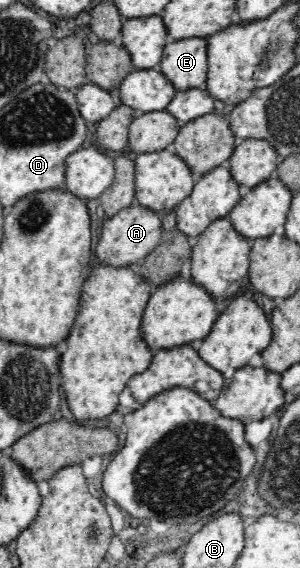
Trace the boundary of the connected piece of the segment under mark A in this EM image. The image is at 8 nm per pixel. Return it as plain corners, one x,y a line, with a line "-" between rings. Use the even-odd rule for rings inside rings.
134,202
128,204
103,223
102,235
97,244
100,261
110,264
132,264
141,261
163,237
161,212
148,204

